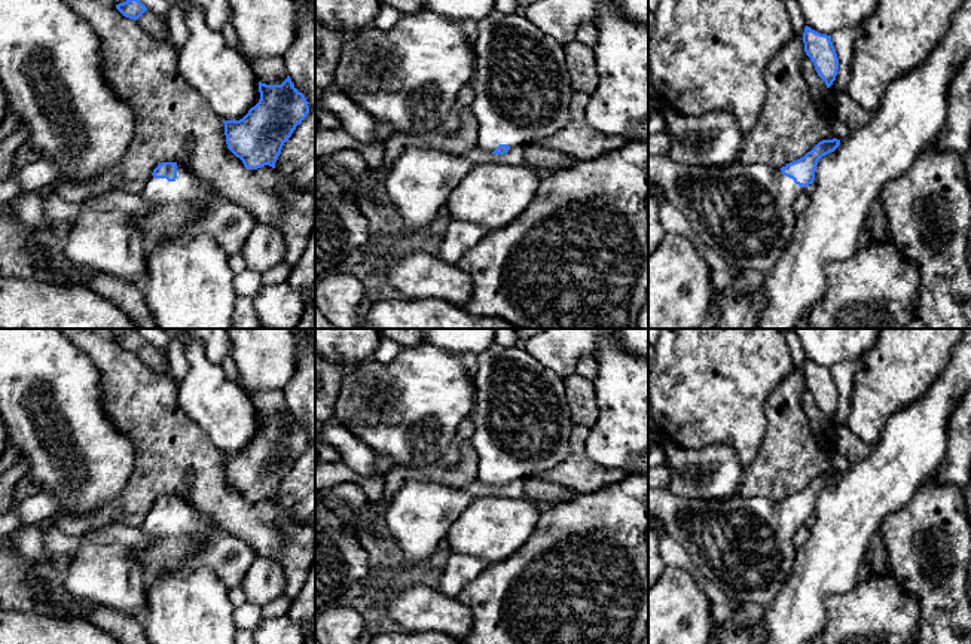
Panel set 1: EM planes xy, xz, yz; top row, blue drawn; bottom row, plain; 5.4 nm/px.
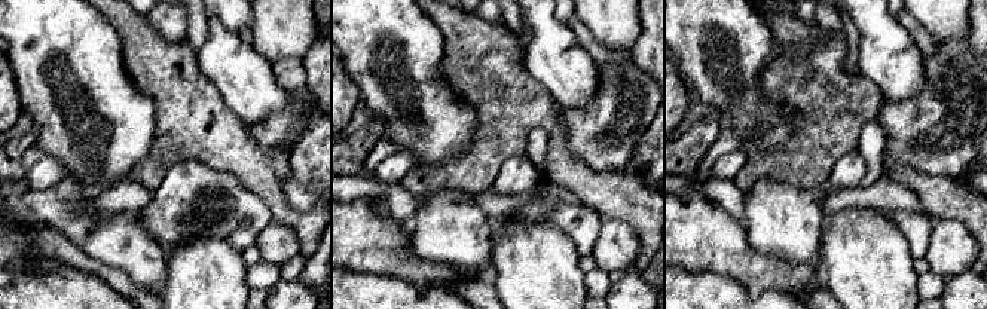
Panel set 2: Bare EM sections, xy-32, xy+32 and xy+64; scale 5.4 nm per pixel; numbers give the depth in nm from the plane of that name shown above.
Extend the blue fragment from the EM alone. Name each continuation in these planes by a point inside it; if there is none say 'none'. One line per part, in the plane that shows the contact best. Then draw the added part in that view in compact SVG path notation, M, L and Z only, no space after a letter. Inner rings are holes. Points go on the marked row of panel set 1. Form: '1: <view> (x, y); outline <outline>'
1: xy (188, 205); outline M177 162L177 178L155 178L150 176L143 193L149 211L134 217L137 229L143 234L147 248L167 238L183 234L211 236L228 256L241 253L245 238L256 222L239 204L225 198L213 184L198 177L189 167Z

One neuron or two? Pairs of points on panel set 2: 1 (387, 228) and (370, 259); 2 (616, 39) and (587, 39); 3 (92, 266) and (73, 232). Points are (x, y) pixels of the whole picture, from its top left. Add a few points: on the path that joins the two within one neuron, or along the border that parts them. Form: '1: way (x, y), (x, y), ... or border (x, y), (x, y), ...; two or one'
1: way (381, 235), (370, 251); one
2: border (575, 15), (611, 51); two
3: way (83, 260), (73, 250), (73, 241); one

